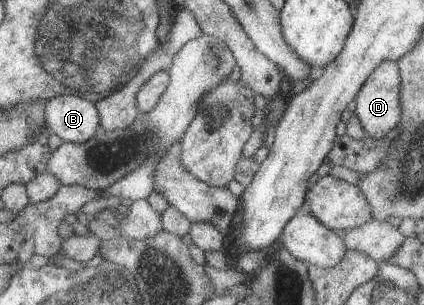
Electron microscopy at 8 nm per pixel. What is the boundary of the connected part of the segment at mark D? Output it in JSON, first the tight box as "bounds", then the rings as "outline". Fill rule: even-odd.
{"bounds":[354,61,401,139],"outline":[[[383,61],[379,63],[371,73],[355,97],[354,115],[359,119],[366,136],[373,139],[385,138],[385,135],[397,127],[401,119],[401,109],[399,109],[399,89],[400,77],[399,69],[393,61]]]}

